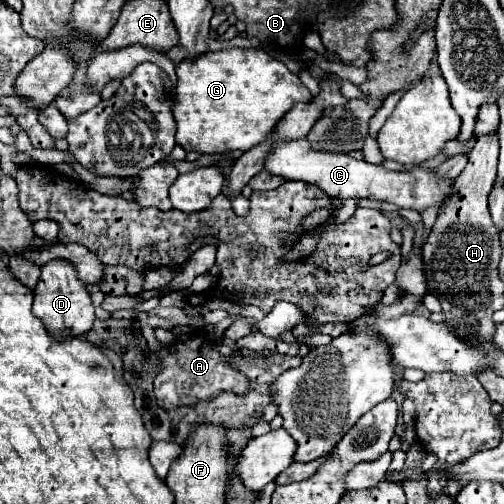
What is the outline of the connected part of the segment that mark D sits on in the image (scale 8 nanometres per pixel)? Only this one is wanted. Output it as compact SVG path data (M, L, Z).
M60 259L43 265L41 279L35 287L33 313L45 323L47 331L51 335L55 335L57 339L71 337L71 335L83 335L91 329L91 325L95 321L93 303L91 303L91 295L87 291L87 283L81 283L81 279L77 279L77 267Z

